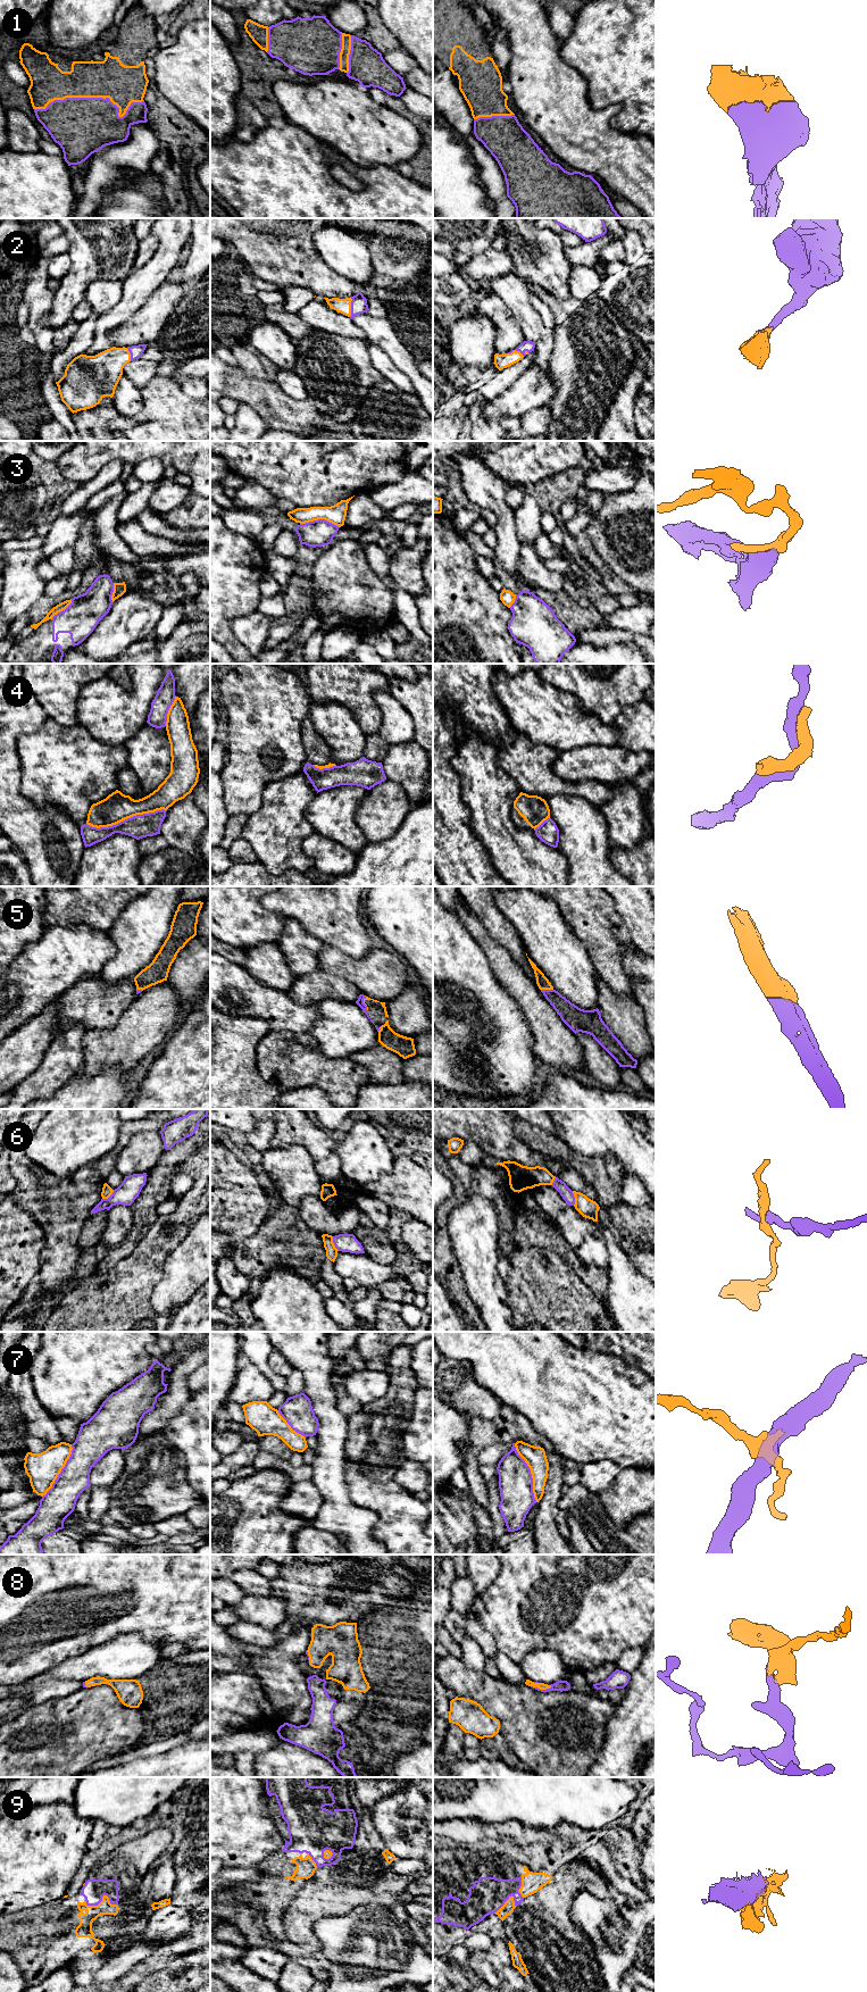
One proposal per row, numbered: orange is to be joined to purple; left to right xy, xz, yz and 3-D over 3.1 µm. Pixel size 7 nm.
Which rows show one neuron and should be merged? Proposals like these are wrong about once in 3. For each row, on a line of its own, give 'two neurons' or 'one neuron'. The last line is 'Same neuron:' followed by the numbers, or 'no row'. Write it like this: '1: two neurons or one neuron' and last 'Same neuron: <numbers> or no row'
1: one neuron
2: one neuron
3: two neurons
4: two neurons
5: one neuron
6: two neurons
7: two neurons
8: one neuron
9: one neuron
Same neuron: 1, 2, 5, 8, 9

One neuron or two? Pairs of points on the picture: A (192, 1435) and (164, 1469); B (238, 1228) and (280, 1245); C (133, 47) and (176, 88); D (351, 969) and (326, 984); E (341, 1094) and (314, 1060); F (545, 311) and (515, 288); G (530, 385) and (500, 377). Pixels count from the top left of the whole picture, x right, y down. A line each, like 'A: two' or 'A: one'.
A: two
B: two
C: two
D: two
E: one
F: two
G: two

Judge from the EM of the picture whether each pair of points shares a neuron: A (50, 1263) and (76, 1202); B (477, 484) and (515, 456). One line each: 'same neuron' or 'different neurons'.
A: same neuron
B: different neurons

